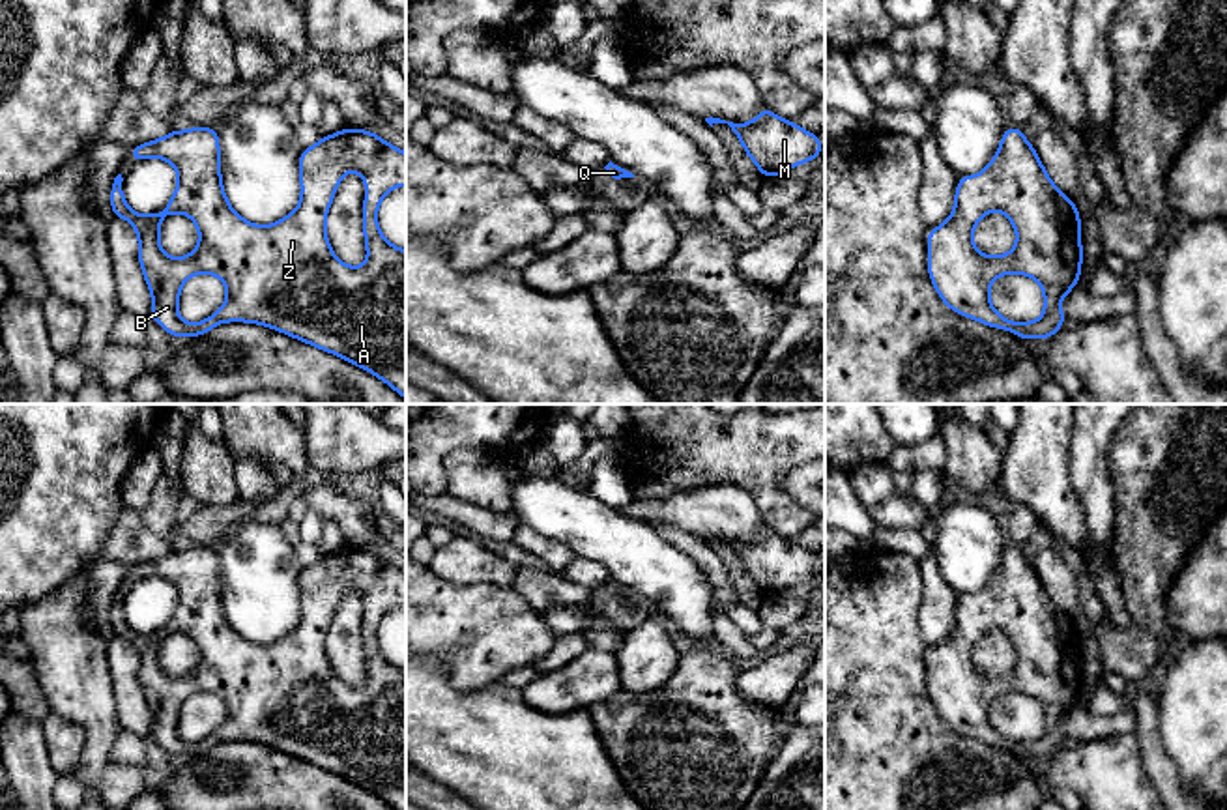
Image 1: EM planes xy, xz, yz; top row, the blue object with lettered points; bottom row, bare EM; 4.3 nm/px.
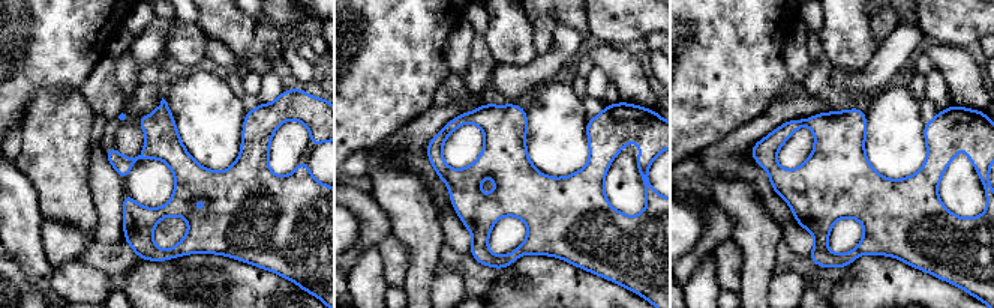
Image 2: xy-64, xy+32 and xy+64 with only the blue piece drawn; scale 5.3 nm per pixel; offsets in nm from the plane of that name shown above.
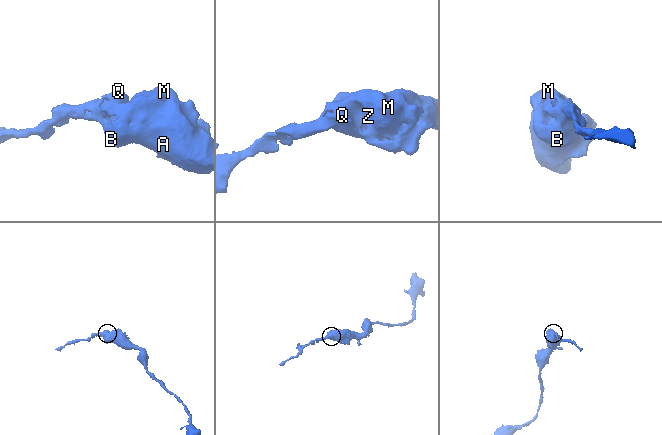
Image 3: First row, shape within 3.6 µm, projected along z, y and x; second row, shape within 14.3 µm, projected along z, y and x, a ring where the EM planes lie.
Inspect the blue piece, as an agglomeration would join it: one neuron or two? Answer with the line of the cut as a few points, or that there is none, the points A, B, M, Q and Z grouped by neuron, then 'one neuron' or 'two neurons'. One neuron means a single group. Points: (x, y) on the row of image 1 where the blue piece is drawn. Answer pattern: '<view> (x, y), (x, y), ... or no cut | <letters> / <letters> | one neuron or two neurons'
no cut | A B M Q Z | one neuron

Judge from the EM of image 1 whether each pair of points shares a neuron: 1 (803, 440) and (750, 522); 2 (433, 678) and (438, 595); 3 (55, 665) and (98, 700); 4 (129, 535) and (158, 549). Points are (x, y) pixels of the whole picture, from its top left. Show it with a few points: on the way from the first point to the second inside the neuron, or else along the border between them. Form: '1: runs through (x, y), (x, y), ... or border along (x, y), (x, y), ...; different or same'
1: border along (721, 485), (741, 487), (765, 524); different
2: border along (425, 655), (446, 668), (455, 687), (466, 689); different
3: runs through (66, 672), (86, 693); same
4: runs through (137, 543), (150, 547); same

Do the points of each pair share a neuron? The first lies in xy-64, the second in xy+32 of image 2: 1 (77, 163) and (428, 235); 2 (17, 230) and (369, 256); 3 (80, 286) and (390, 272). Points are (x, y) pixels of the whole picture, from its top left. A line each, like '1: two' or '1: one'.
1: one
2: one
3: two

